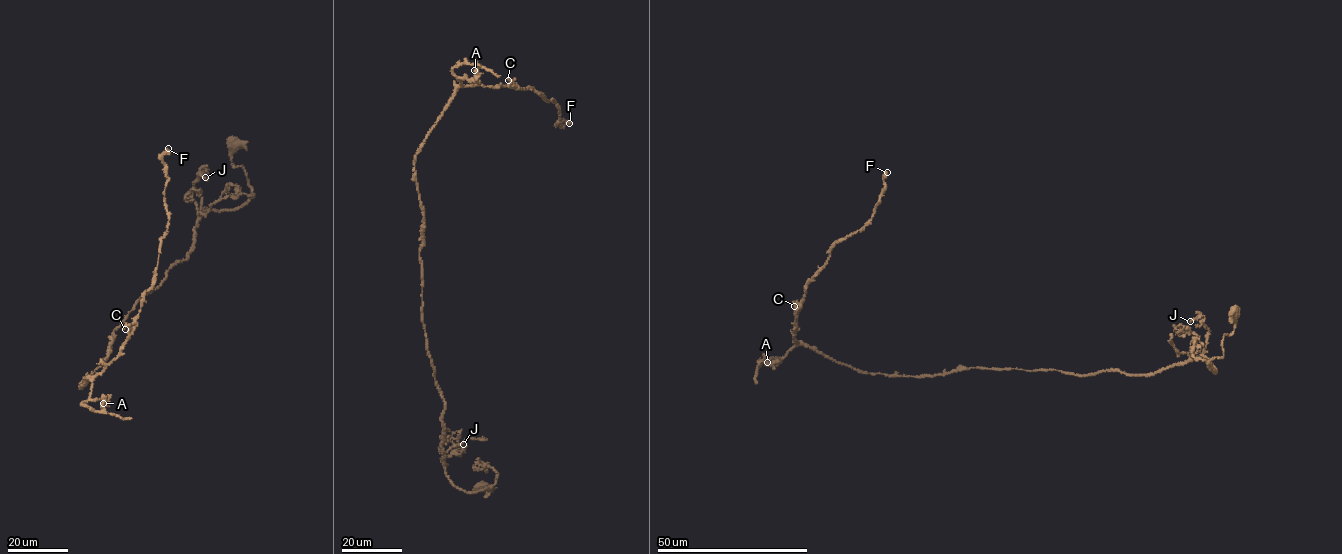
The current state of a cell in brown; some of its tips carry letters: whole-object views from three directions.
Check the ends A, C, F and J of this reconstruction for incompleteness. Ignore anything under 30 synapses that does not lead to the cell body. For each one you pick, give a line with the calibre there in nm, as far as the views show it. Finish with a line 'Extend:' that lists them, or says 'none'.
Extend: none

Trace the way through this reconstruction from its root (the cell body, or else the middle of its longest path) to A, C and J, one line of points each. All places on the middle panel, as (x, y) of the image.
A: (482, 487), (473, 492), (485, 497), (491, 488), (457, 488), (444, 466), (414, 163), (474, 70)
C: (482, 487), (473, 492), (485, 497), (491, 488), (457, 488), (444, 466), (414, 156), (461, 86), (508, 80)
J: (482, 487), (473, 492), (486, 488), (485, 497), (491, 488), (465, 492), (445, 472), (442, 460), (463, 444)

